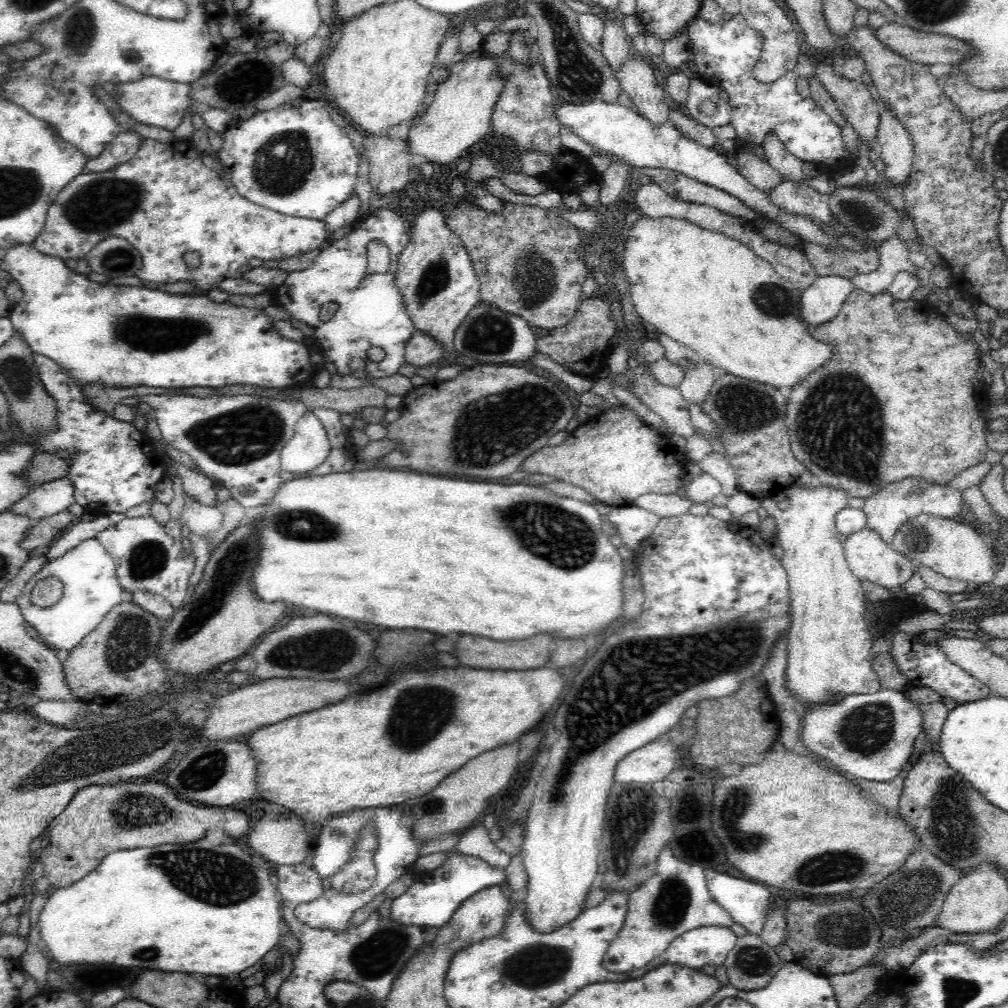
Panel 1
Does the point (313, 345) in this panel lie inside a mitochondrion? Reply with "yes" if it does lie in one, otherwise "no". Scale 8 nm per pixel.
no

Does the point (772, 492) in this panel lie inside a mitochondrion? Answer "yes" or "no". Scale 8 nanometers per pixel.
no

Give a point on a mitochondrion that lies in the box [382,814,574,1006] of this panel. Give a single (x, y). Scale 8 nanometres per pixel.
(535, 966)

